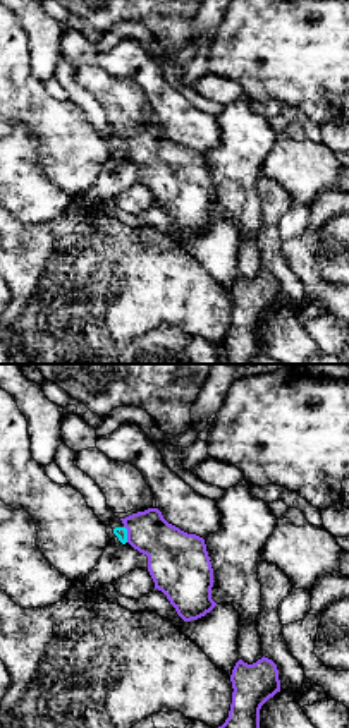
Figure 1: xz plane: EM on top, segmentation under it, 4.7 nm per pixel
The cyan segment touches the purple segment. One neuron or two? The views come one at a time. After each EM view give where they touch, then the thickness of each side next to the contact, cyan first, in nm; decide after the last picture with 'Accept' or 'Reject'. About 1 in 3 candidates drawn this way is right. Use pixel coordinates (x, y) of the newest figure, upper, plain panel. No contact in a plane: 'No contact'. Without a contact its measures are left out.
Touches cyan at (126, 150). Thickness 60 nm (cyan) against 260 nm

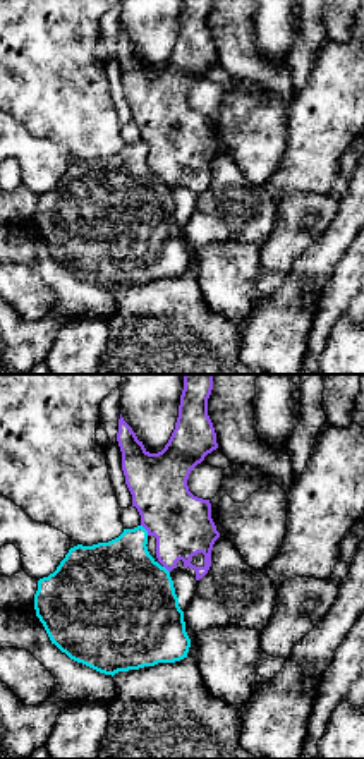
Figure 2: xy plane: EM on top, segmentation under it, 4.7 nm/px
Touches cyan at (145, 145). Thickness 340 nm (cyan) against 280 nm

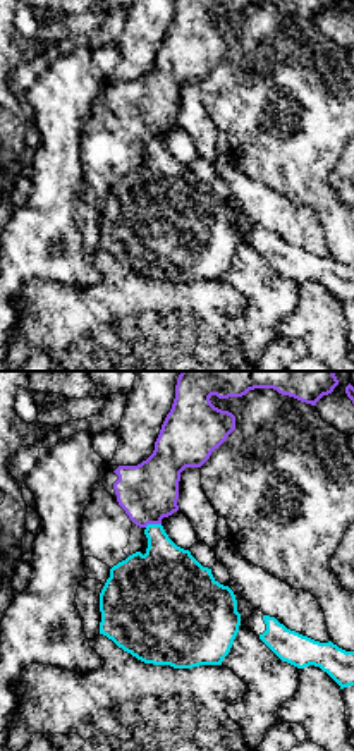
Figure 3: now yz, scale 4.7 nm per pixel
Touches cyan at (152, 140). Thickness 300 nm (cyan) against 280 nm

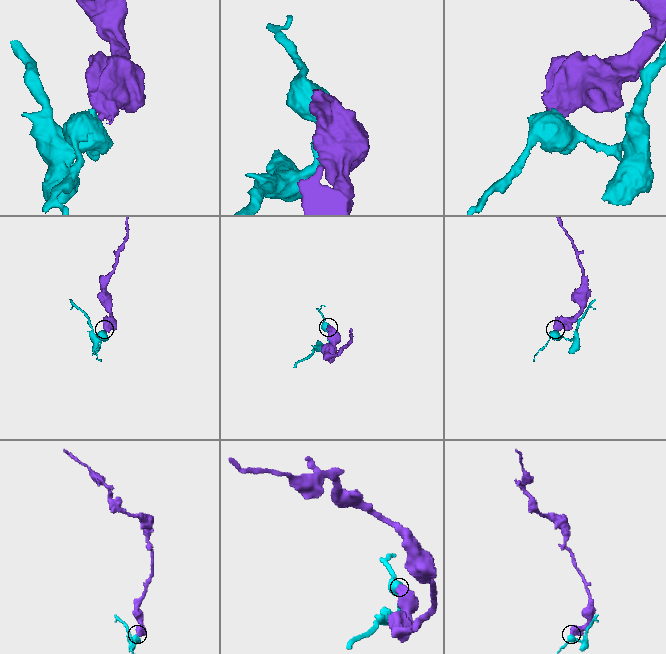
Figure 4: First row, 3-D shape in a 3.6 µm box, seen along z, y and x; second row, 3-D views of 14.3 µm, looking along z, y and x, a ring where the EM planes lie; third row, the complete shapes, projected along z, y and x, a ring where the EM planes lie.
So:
Reject

